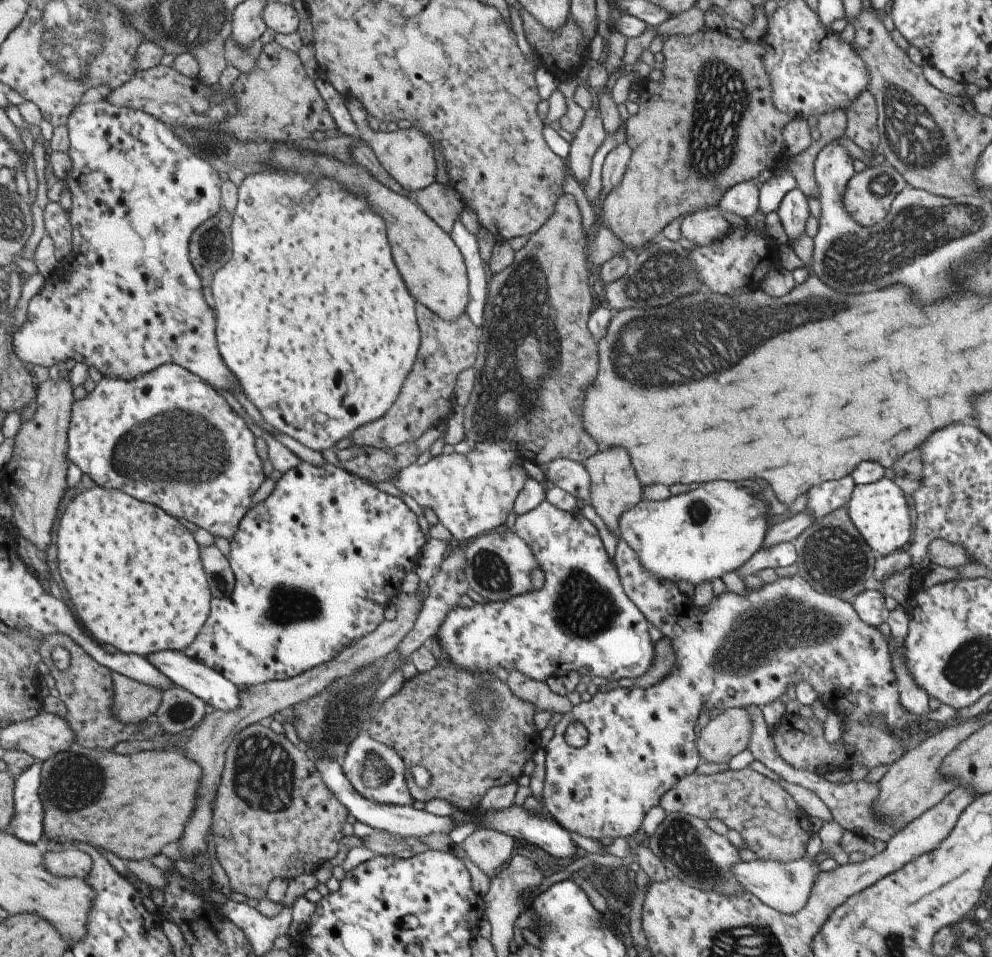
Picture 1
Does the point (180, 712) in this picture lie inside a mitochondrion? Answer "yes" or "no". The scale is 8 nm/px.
yes

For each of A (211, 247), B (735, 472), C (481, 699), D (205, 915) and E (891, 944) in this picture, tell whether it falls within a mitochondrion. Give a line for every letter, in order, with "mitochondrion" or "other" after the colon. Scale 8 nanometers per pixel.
A: mitochondrion
B: other
C: mitochondrion
D: other
E: mitochondrion

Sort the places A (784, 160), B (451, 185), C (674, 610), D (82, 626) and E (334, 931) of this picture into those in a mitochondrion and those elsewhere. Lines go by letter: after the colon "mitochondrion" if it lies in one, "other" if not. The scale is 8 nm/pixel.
A: other
B: other
C: other
D: other
E: other

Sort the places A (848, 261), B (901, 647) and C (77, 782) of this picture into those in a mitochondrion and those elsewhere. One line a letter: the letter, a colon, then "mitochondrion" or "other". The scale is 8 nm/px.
A: mitochondrion
B: other
C: mitochondrion

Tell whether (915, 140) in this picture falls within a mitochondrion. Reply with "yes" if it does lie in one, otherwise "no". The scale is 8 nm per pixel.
yes

